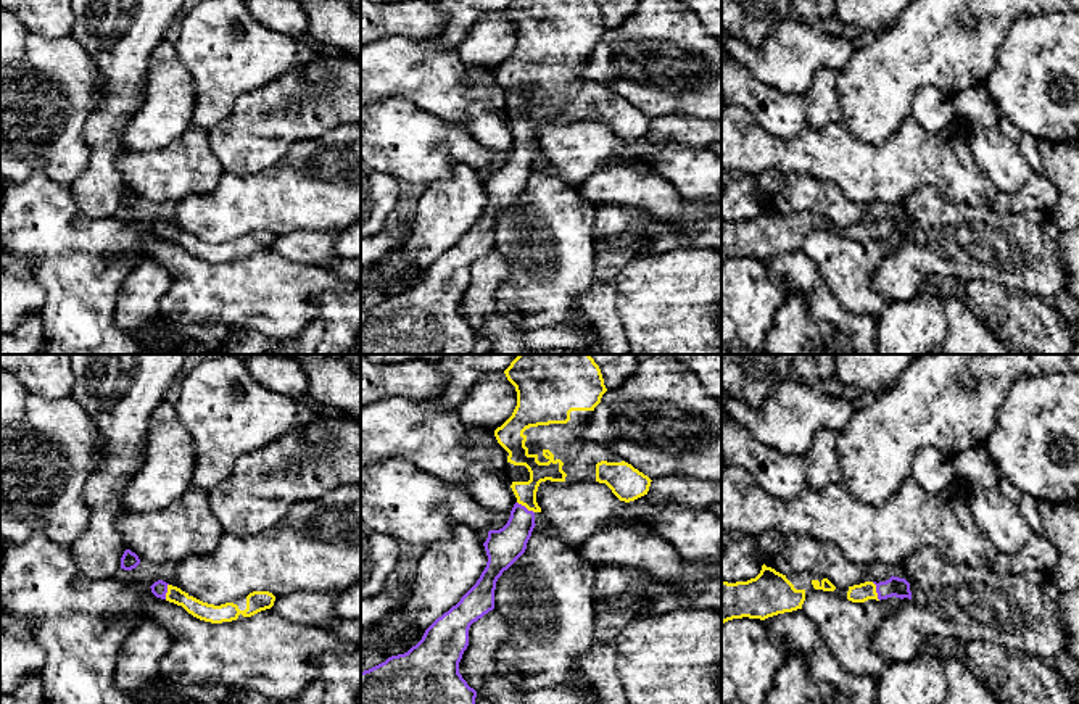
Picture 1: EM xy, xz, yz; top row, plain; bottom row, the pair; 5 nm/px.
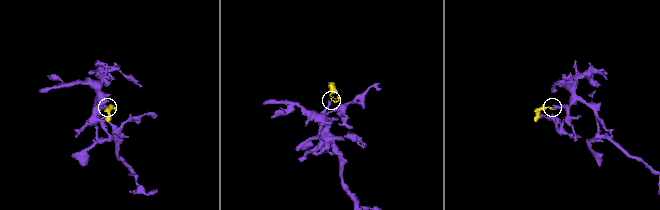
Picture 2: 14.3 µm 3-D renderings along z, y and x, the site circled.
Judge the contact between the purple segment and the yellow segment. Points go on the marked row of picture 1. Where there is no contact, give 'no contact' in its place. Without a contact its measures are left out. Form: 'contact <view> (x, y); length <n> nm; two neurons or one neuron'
contact yz (876, 592); length 100 nm; one neuron

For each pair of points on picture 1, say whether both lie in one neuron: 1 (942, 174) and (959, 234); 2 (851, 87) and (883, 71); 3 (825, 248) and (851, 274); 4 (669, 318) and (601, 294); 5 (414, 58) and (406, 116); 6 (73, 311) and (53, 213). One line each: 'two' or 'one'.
1: two
2: one
3: one
4: two
5: two
6: one

